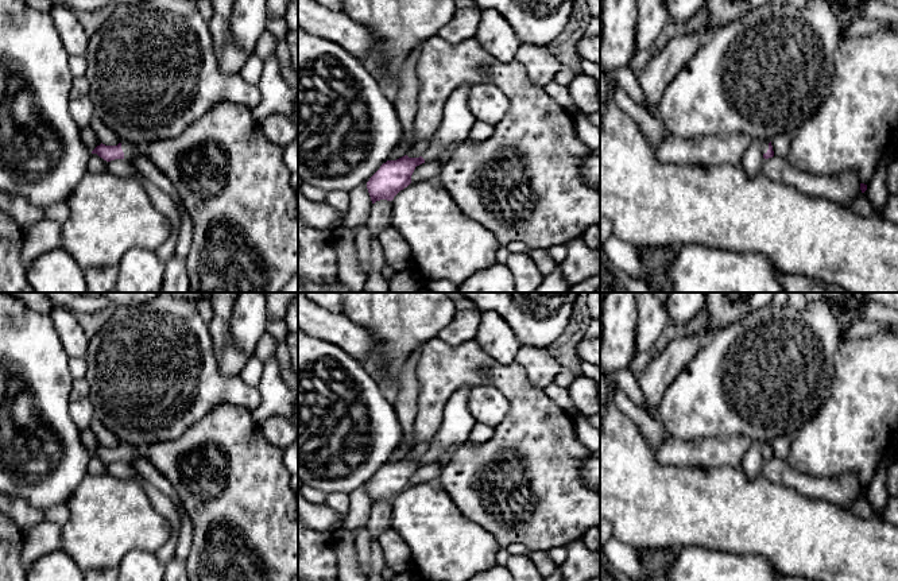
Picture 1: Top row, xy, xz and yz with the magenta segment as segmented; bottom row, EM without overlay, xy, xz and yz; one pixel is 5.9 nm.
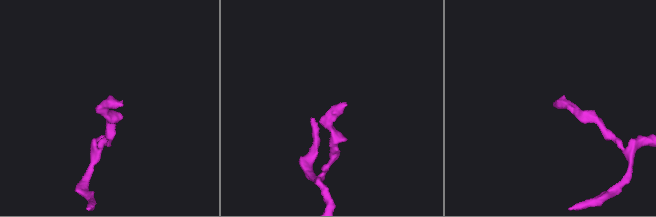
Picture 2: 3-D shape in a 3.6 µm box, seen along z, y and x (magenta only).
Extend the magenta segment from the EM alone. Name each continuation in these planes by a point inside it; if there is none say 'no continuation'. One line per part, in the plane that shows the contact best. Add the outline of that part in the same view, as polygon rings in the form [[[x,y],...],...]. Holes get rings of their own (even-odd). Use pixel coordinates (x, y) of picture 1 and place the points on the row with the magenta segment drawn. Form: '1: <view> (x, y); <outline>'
1: xy (131, 151); [[[121,142],[121,150],[124,152],[124,159],[132,160],[133,158],[146,155],[144,147],[135,146],[128,142]]]

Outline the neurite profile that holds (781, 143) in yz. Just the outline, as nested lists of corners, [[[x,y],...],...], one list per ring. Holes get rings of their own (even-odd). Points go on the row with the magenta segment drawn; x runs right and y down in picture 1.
[[[782,133],[771,140],[774,156],[787,158],[793,136]]]

